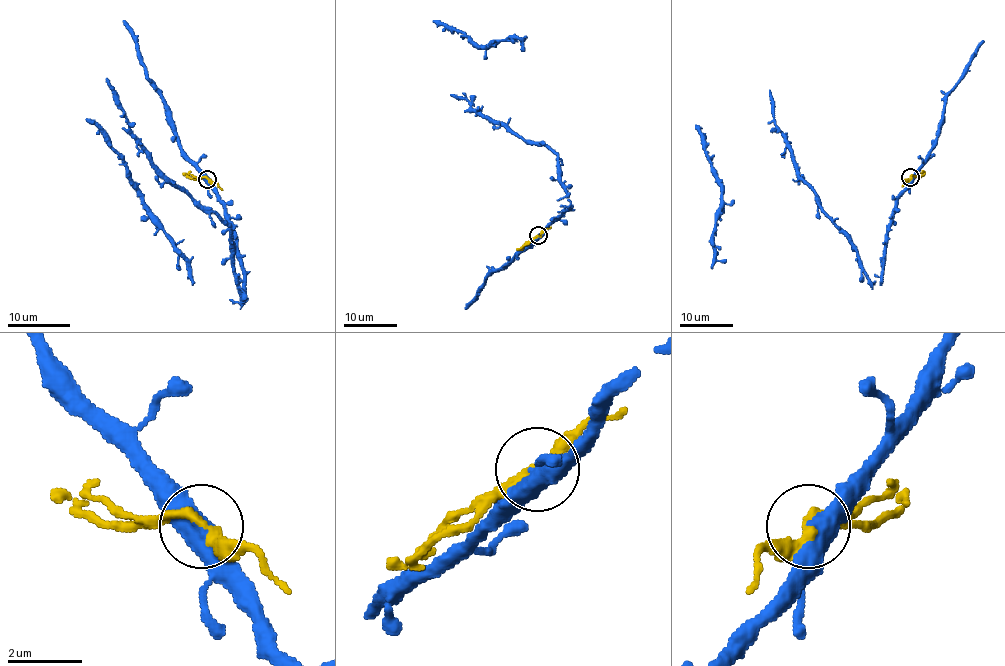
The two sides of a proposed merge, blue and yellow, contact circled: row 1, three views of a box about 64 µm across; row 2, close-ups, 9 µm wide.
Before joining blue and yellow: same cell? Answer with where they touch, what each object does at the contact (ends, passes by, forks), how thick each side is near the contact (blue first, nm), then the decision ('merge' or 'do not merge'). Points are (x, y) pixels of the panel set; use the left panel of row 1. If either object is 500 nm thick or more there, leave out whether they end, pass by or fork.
(207, 179) | 500/280 nm | do not merge

